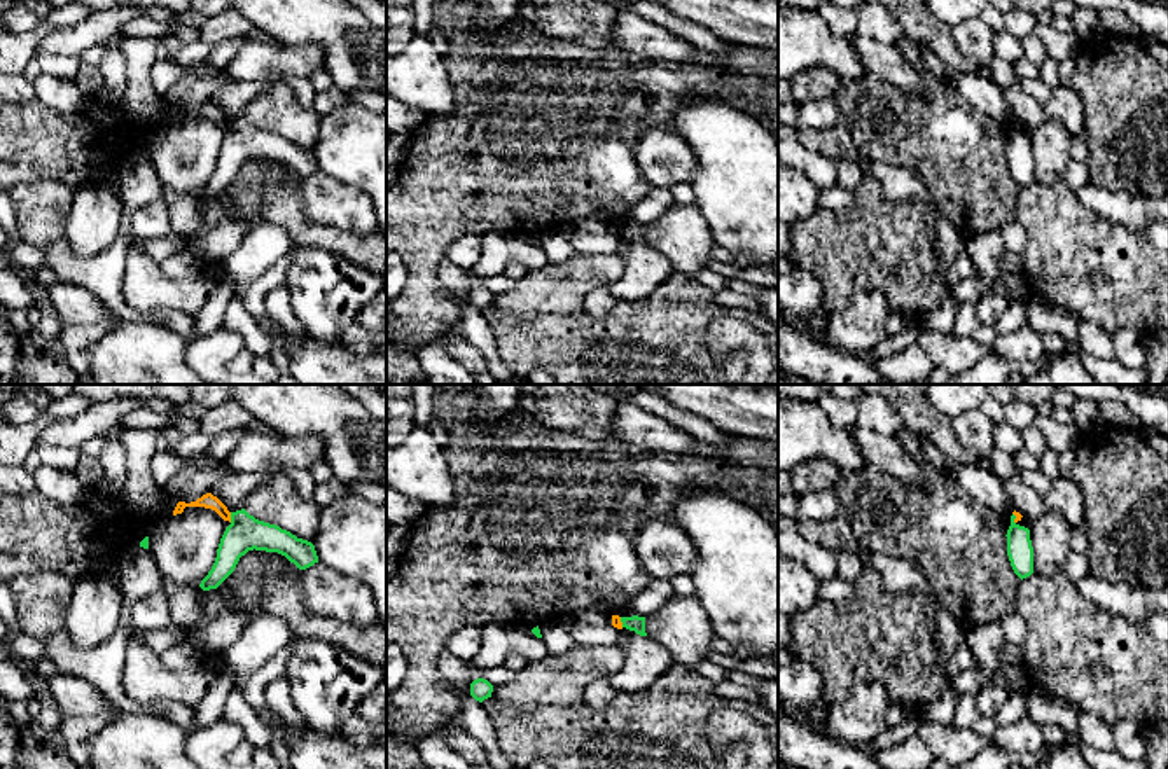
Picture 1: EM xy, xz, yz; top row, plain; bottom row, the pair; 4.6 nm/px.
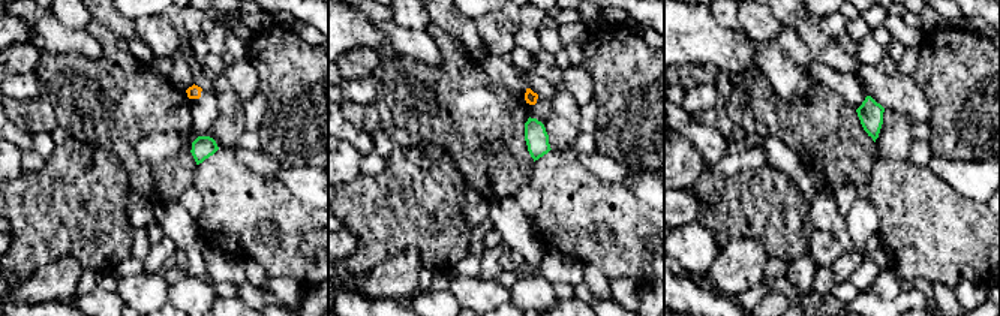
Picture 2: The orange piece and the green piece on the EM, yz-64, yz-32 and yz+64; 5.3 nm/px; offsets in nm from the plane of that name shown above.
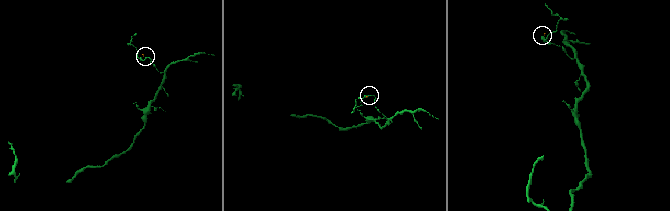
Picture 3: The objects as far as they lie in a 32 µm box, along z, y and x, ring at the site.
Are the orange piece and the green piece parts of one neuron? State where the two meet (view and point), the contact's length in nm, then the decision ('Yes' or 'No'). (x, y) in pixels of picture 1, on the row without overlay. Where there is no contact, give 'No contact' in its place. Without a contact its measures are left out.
Touches orange at xy (229, 126). Shared border 50 nm. No

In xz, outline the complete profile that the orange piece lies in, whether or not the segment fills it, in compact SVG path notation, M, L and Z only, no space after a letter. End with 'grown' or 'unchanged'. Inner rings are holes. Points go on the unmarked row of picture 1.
M574 218L556 229L565 234L575 253L582 255L612 253L622 238L619 224L593 218Z; grown

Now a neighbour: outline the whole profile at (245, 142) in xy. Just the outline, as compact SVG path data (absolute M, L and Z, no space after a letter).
M245 117L231 121L231 133L226 136L217 166L201 189L203 199L217 197L236 177L241 164L248 159L278 161L294 171L299 178L306 178L318 171L315 154L297 147L276 133L255 128Z

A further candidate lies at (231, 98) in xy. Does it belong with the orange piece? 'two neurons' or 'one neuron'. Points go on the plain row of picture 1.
two neurons

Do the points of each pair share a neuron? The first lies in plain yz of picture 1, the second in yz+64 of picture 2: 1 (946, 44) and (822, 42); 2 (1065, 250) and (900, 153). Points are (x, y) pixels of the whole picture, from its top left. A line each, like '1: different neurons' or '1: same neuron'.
1: same neuron
2: different neurons

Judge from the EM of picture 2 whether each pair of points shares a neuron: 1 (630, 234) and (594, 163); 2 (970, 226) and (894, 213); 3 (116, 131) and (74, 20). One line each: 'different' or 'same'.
1: different
2: same
3: different

